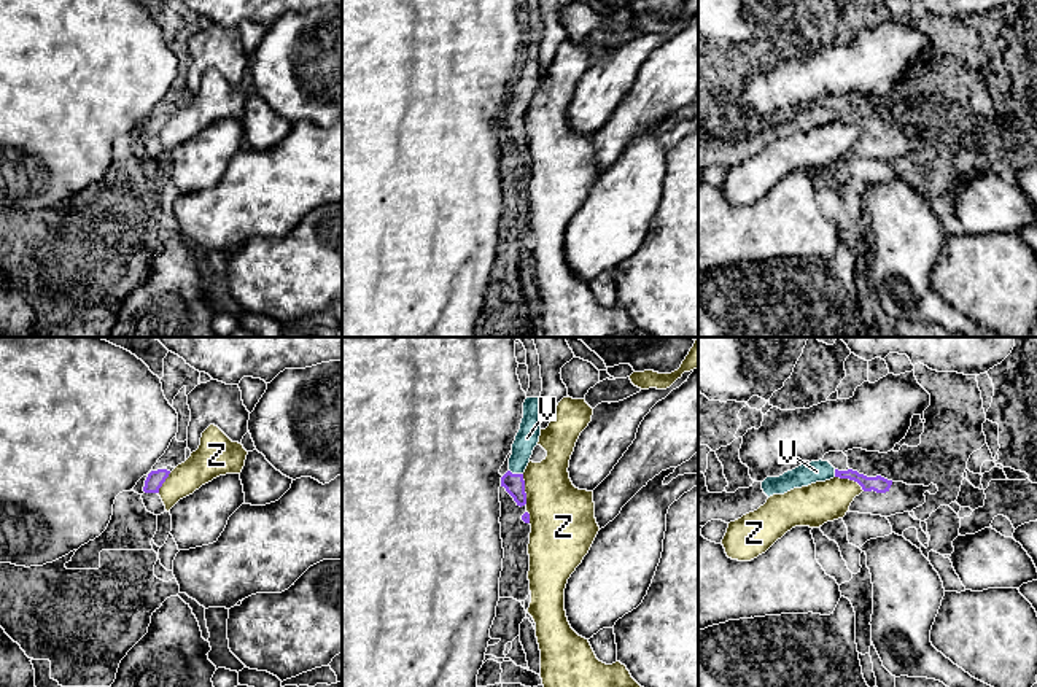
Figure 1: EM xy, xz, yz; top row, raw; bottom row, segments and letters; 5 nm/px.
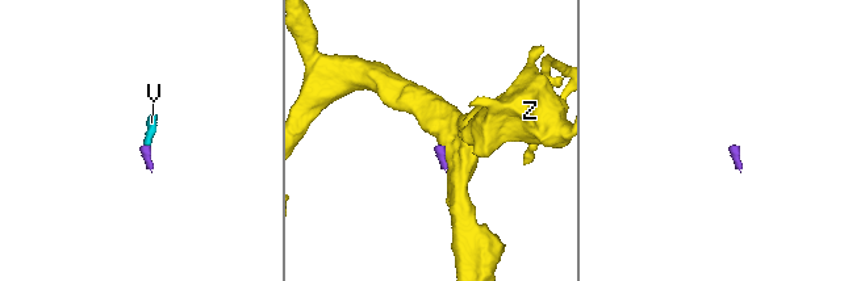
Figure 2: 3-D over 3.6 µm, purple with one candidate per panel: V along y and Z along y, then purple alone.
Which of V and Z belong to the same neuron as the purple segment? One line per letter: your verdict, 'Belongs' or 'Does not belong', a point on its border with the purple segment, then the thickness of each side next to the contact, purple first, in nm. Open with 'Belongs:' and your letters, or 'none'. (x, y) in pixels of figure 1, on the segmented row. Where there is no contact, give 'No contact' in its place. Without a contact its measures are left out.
Belongs: V
V: Belongs. Touches purple at xz (516, 474). Thickness 110 nm (purple) against 120 nm
Z: Does not belong. Touches purple at yz (850, 479). Thickness 90 nm (purple) against 220 nm

